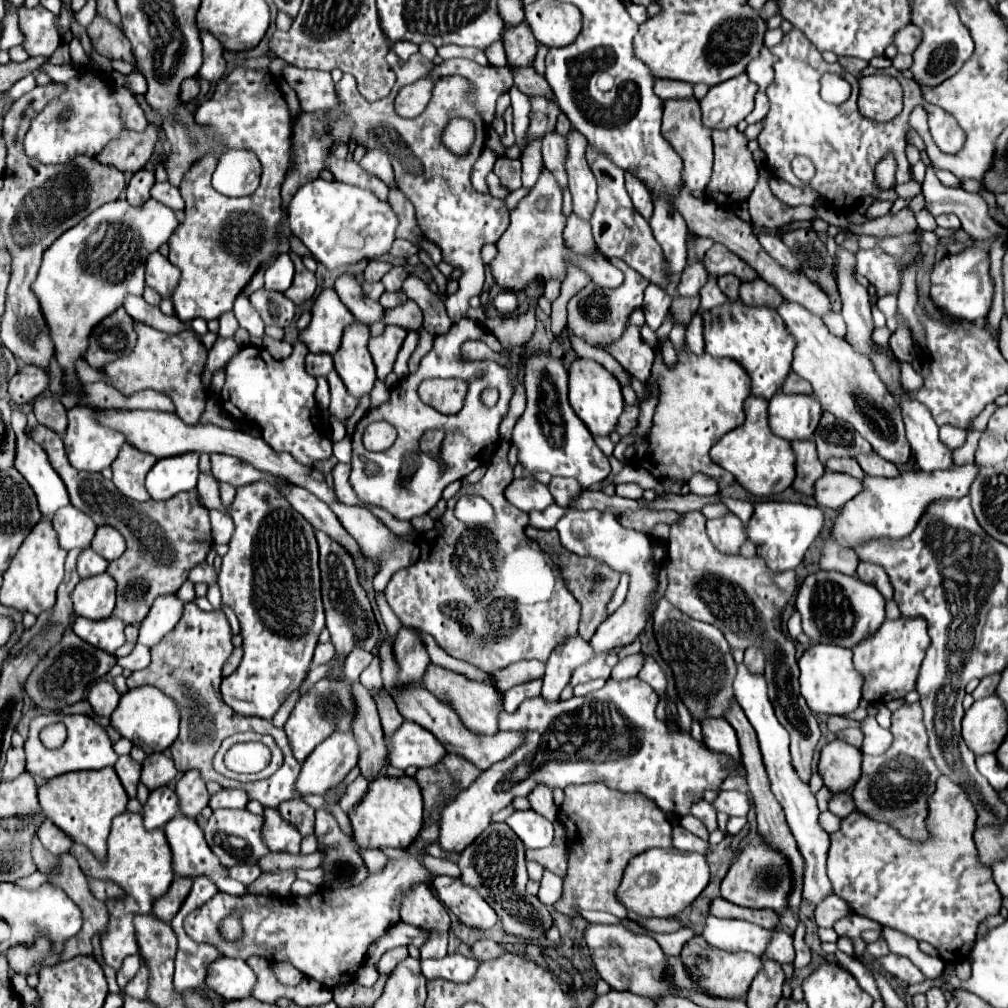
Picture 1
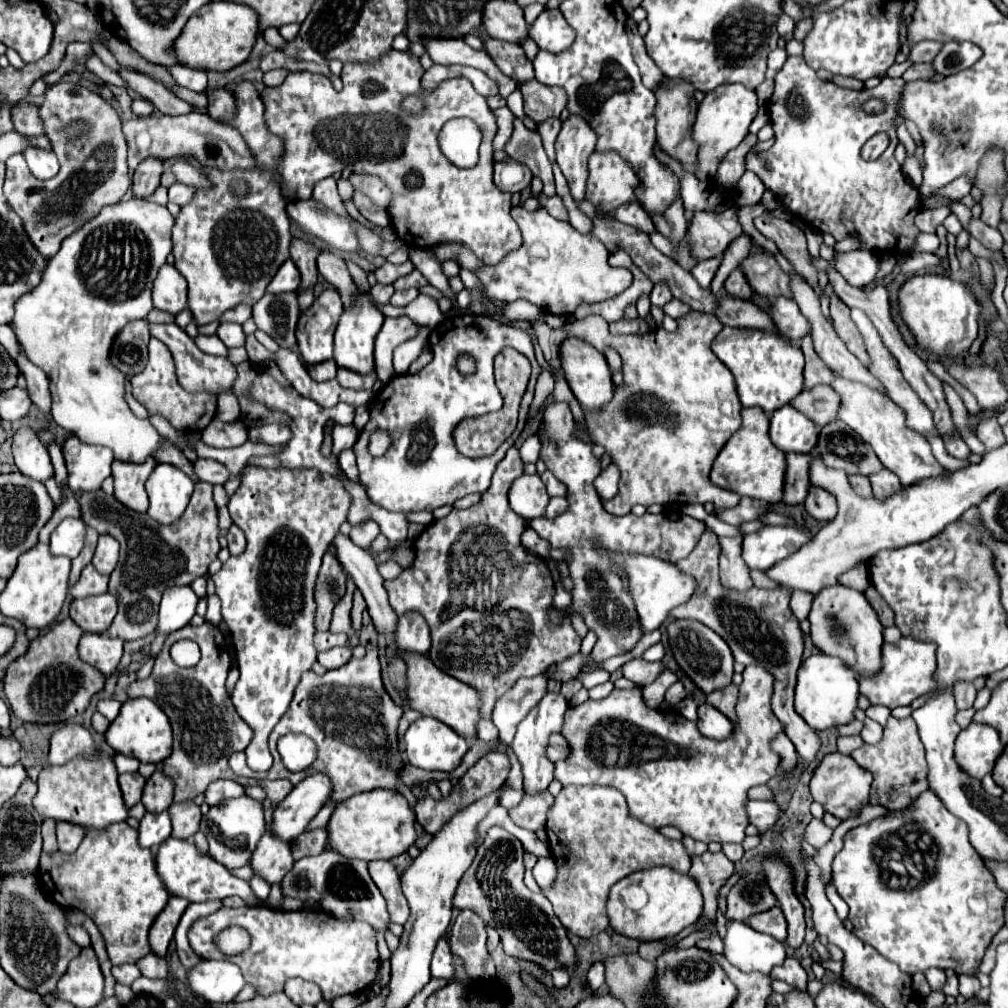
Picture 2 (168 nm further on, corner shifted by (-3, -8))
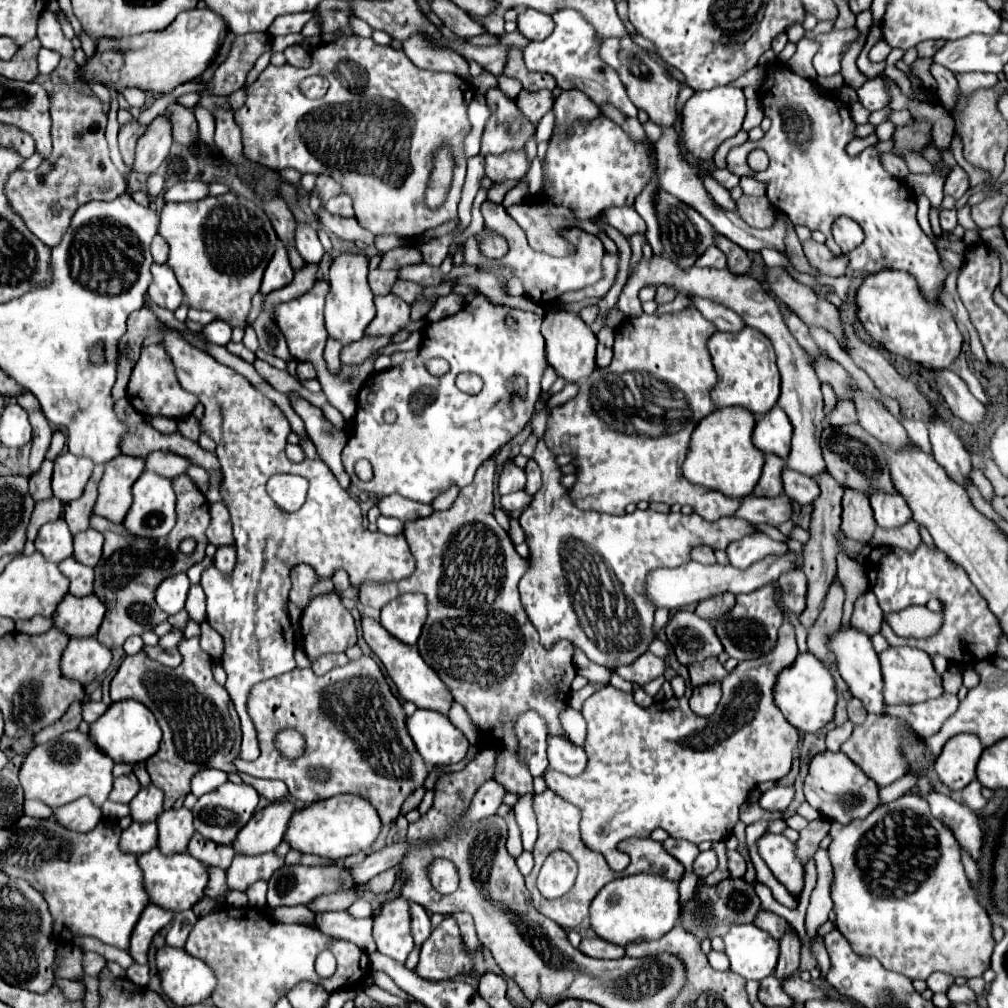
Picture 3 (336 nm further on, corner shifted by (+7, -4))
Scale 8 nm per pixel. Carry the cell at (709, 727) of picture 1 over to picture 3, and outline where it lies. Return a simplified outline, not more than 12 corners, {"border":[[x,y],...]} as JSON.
{"border":[[721,684],[693,688],[689,706],[697,716],[715,712]]}

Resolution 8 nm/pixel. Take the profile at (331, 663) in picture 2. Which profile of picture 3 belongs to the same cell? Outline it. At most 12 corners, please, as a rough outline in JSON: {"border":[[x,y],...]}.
{"border":[[327,654],[313,662],[317,676],[327,674],[335,666],[345,666],[345,654]]}

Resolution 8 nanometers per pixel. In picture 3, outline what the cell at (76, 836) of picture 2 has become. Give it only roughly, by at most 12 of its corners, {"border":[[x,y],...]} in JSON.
{"border":[[79,798],[55,812],[69,830],[89,832],[101,810],[91,798]]}

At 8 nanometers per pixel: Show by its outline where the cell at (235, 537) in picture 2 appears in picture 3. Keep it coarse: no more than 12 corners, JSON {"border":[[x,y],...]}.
{"border":[[221,546],[215,554],[215,568],[231,574],[235,568],[235,548]]}

